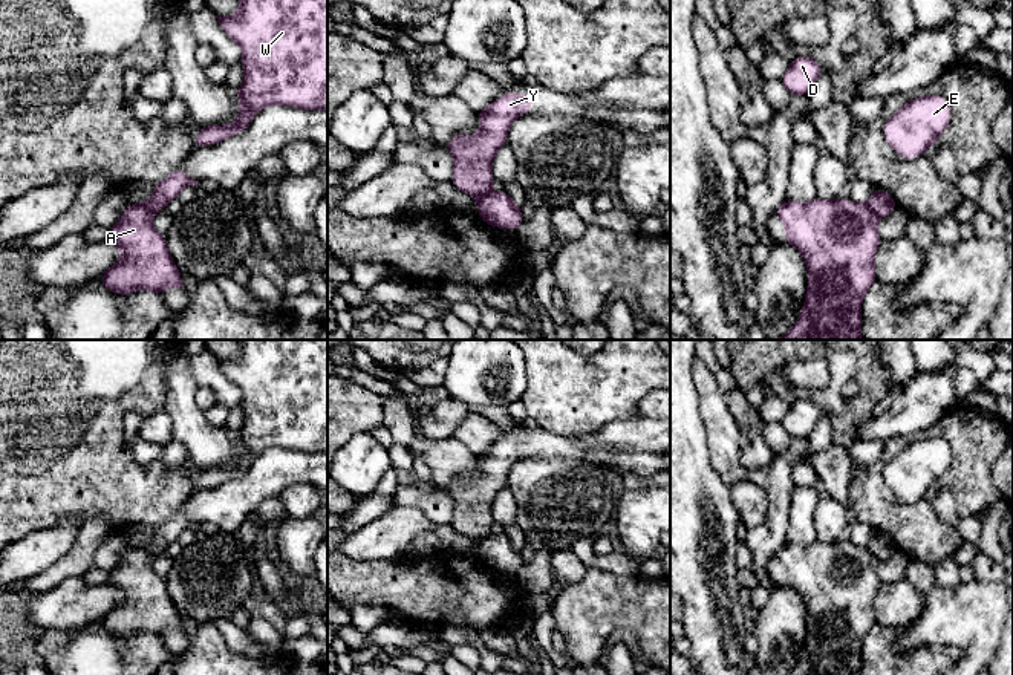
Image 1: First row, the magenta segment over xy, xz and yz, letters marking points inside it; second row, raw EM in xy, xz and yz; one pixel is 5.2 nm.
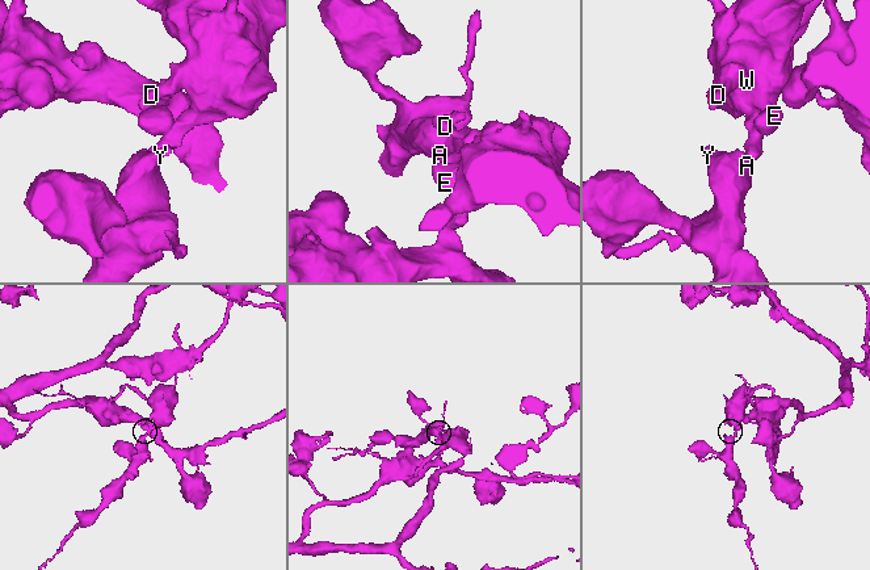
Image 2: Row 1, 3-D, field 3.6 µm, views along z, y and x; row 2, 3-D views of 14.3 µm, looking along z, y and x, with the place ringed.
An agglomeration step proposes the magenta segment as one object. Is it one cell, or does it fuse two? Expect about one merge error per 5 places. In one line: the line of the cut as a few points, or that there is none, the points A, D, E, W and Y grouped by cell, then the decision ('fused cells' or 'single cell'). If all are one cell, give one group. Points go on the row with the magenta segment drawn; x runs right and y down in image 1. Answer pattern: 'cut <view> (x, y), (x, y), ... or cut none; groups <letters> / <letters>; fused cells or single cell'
cut yz (866, 204), (879, 218); groups A Y / D E W; fused cells

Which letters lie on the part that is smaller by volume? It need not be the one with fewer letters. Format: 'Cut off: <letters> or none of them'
Cut off: A, Y

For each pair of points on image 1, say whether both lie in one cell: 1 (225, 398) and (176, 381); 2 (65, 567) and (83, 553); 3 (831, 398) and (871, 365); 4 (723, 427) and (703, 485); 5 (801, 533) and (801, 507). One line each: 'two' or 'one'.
1: two
2: one
3: one
4: two
5: one

